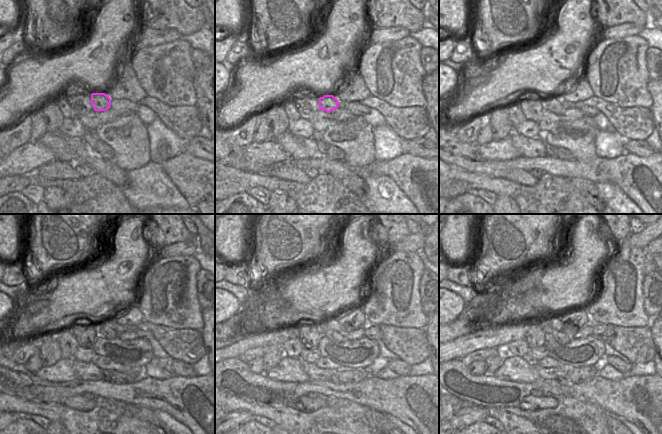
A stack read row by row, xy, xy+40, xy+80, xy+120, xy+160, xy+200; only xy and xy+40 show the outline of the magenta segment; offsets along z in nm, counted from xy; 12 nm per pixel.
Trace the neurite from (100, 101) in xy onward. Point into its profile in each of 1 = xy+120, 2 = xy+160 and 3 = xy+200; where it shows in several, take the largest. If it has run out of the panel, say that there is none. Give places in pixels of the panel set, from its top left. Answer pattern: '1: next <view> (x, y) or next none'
1: next xy+120 (105, 331)
2: next xy+160 (335, 336)
3: next xy+200 (560, 337)

